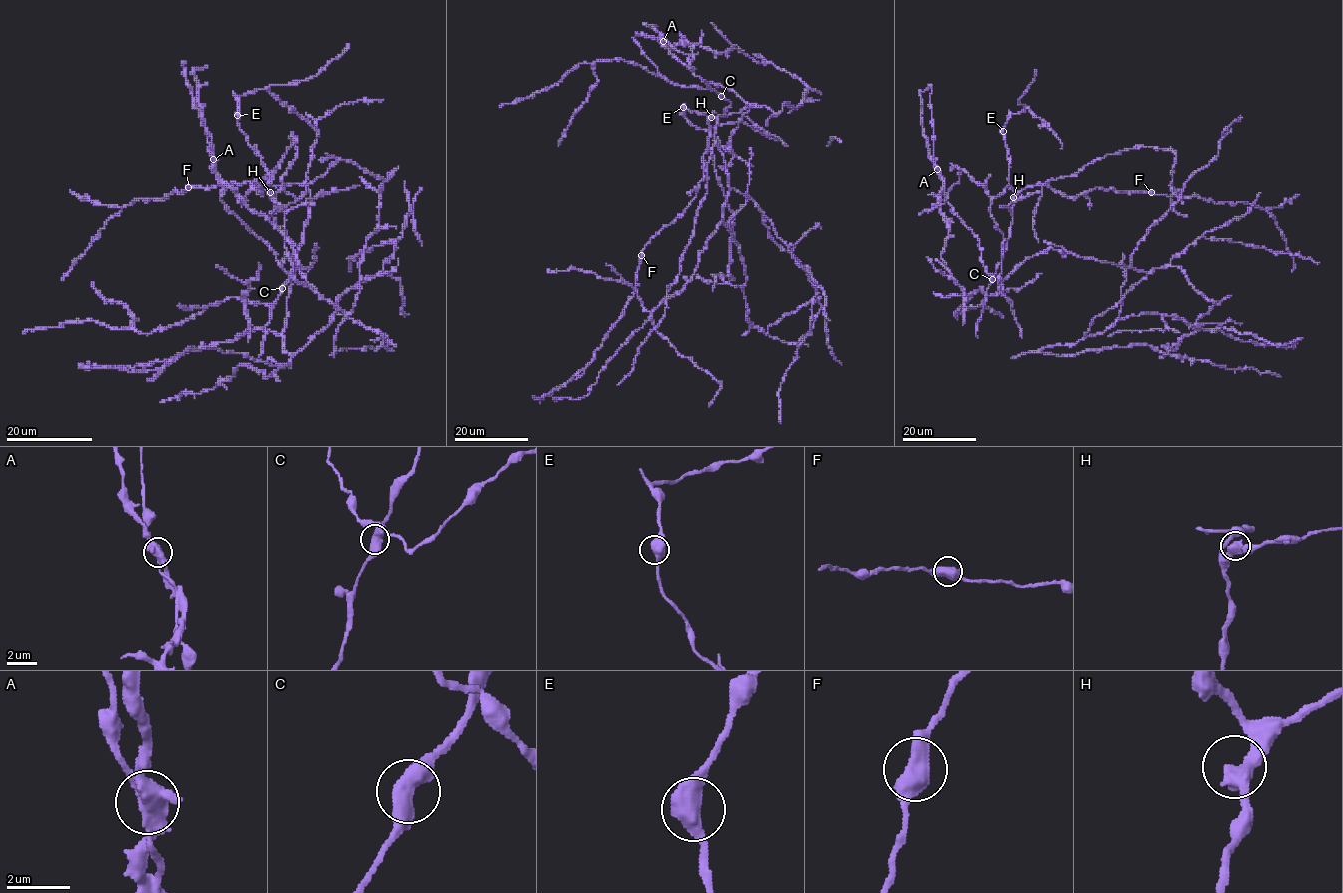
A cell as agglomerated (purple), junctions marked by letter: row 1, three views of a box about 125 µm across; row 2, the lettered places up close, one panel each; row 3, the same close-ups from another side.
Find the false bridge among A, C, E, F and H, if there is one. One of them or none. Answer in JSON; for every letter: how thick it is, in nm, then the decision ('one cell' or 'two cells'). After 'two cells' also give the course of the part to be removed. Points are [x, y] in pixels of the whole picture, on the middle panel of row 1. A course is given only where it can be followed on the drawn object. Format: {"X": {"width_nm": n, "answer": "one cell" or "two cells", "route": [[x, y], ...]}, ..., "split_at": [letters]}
{"A": {"width_nm": 550, "answer": "one cell"}, "C": {"width_nm": 550, "answer": "one cell"}, "E": {"width_nm": 550, "answer": "one cell"}, "F": {"width_nm": 550, "answer": "one cell"}, "H": {"width_nm": 480, "answer": "one cell"}, "split_at": []}

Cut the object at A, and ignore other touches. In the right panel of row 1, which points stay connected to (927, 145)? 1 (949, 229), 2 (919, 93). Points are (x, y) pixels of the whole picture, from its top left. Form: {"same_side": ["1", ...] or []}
{"same_side": ["1", "2"]}

